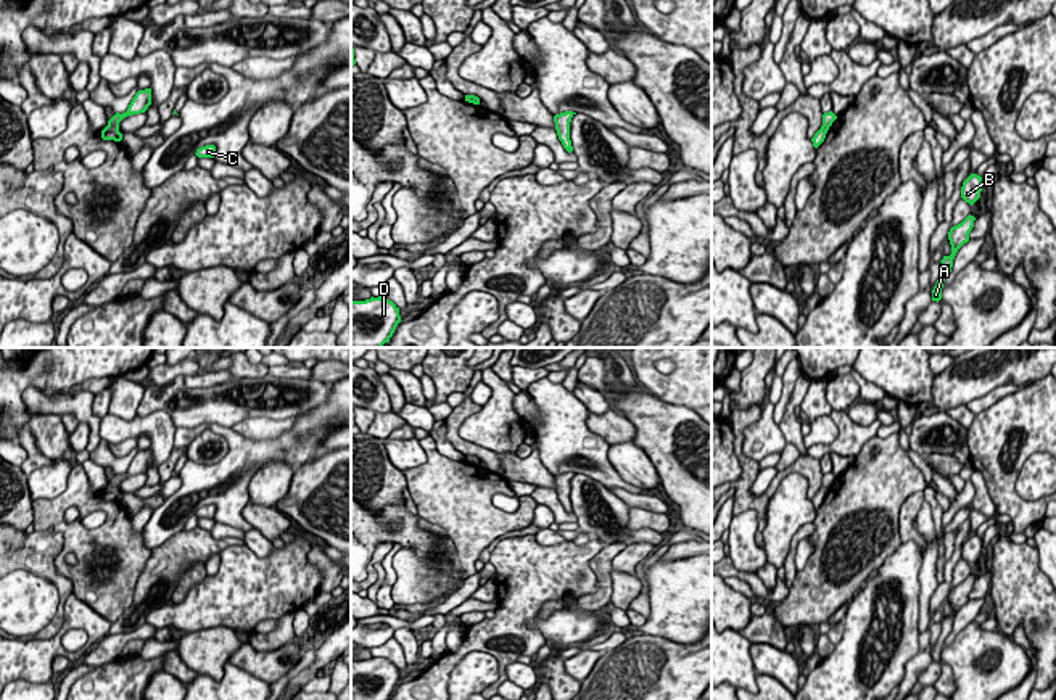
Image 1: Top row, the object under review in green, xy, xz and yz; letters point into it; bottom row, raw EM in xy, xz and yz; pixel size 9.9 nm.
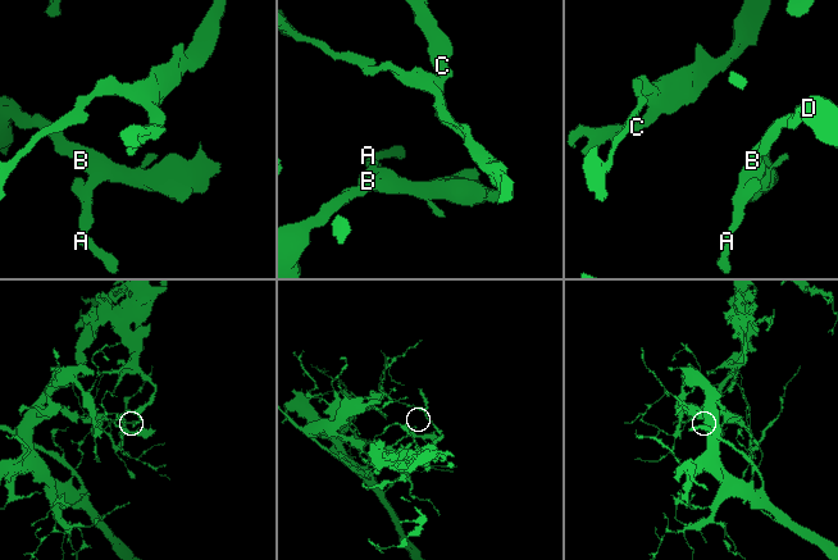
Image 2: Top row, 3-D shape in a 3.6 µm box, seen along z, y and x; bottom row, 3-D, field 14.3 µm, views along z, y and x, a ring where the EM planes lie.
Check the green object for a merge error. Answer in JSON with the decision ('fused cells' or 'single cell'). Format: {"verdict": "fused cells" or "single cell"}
{"verdict": "fused cells"}

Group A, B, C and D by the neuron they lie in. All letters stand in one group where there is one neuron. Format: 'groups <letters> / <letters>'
groups A B D / C

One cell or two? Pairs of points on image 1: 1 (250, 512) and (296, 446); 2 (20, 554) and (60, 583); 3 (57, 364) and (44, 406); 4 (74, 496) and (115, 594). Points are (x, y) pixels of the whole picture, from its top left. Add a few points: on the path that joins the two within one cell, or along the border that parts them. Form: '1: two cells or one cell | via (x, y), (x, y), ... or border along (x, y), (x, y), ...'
1: two cells | border along (248, 501), (243, 517), (253, 527)
2: one cell | via (29, 555), (50, 573)
3: two cells | border along (71, 395), (45, 395), (29, 387), (21, 398)
4: one cell | via (74, 525), (89, 581)

